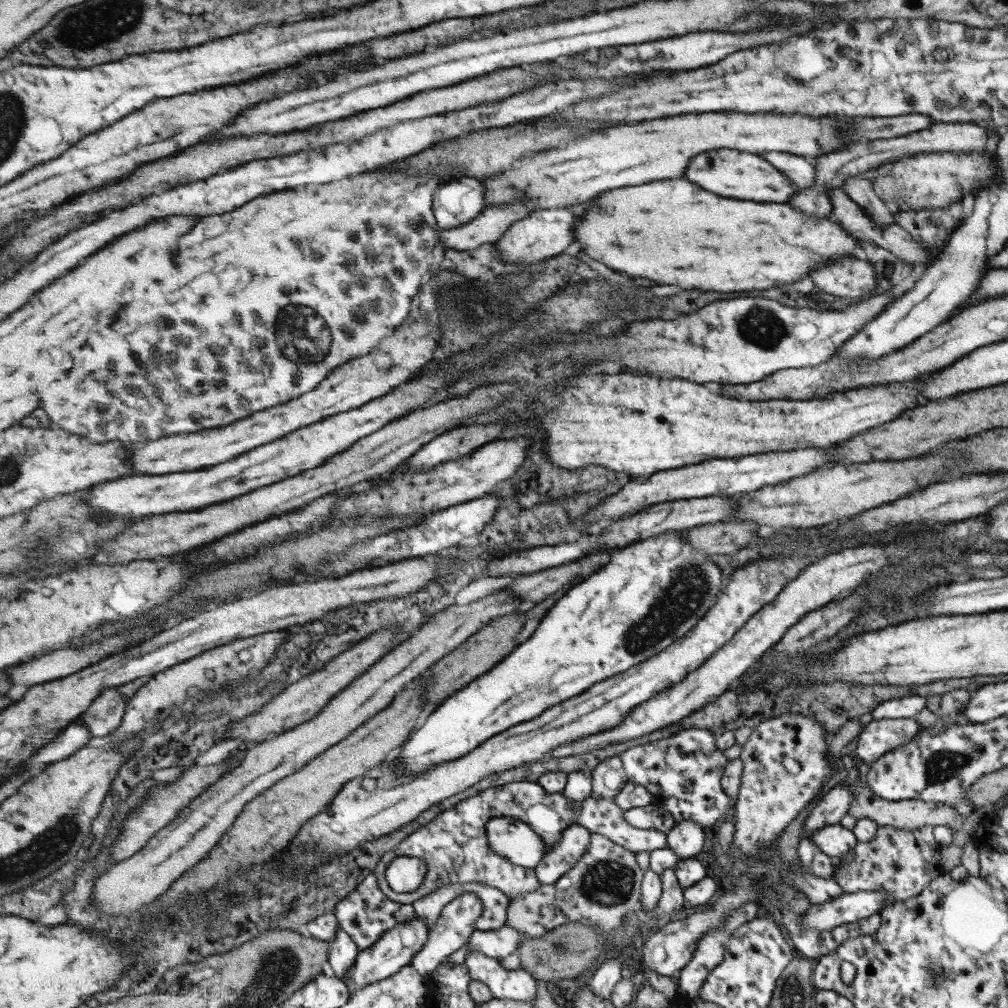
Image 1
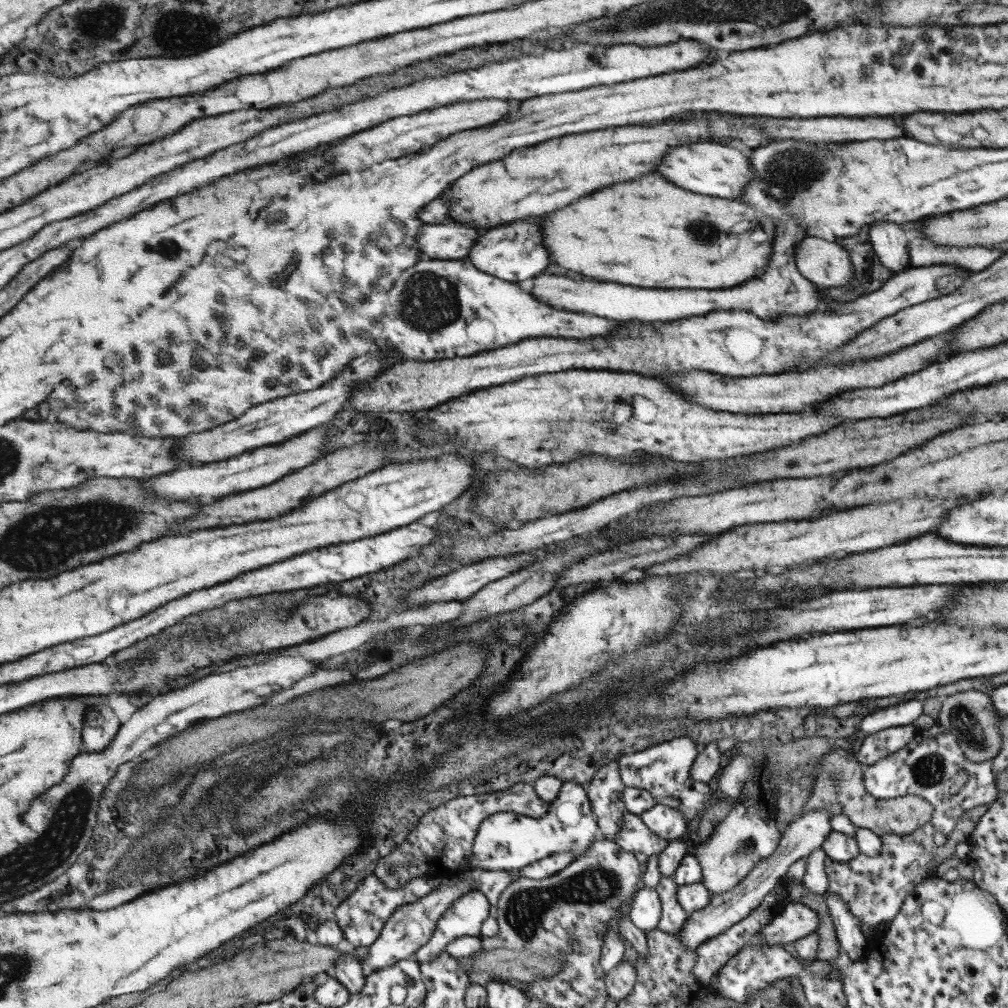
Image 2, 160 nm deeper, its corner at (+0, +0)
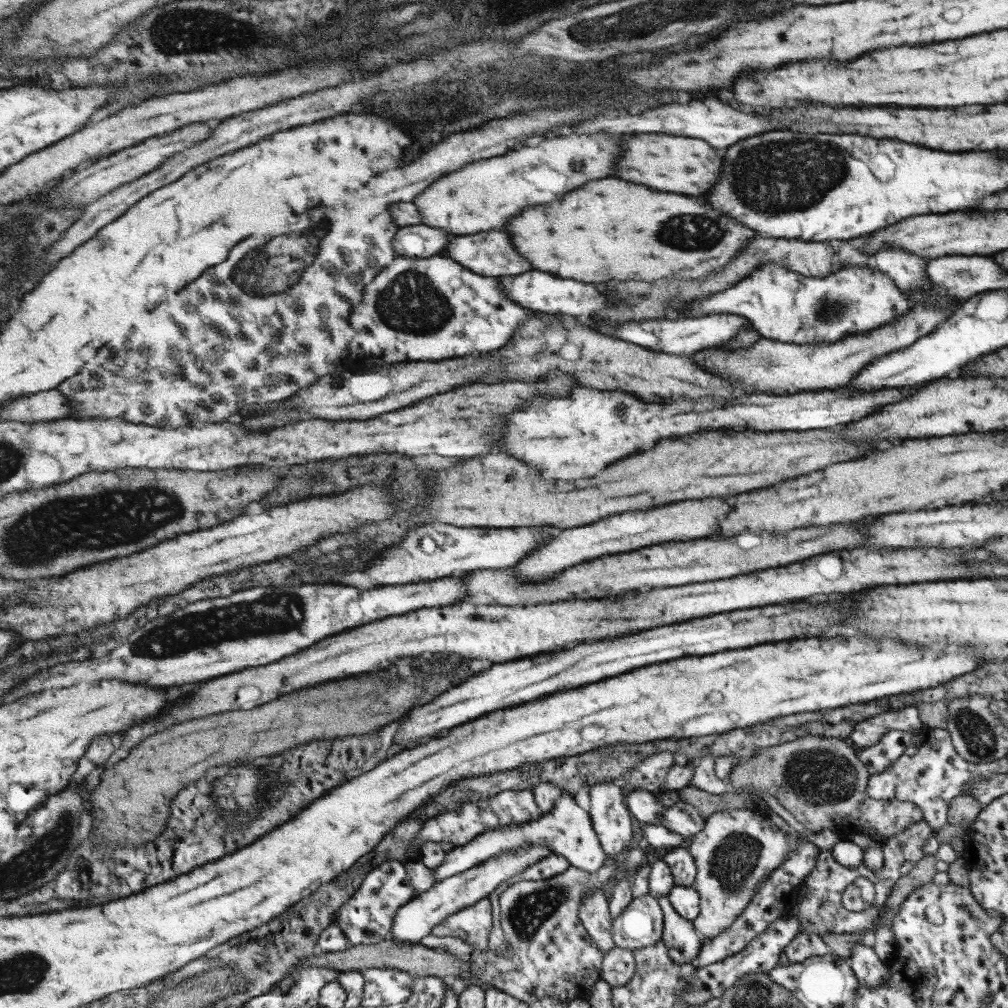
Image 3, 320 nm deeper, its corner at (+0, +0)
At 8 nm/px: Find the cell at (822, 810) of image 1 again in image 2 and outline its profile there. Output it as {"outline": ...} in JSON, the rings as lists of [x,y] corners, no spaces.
{"outline":[[[817,808],[802,814],[794,822],[791,822],[785,828],[785,832],[780,834],[777,848],[769,856],[756,862],[754,867],[731,890],[721,894],[711,894],[709,902],[703,908],[687,915],[685,924],[677,936],[686,949],[694,951],[701,941],[719,934],[745,918],[763,900],[763,897],[779,883],[790,864],[807,856],[813,849],[820,848],[827,835],[831,833],[829,822],[832,815],[828,812],[829,810],[826,808]]]}

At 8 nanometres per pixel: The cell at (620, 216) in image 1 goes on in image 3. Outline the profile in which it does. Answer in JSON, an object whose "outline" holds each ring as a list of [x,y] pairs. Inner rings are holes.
{"outline":[[[617,178],[589,182],[589,186],[573,190],[561,202],[553,202],[553,206],[533,206],[533,210],[511,222],[509,232],[513,232],[517,250],[535,270],[549,270],[561,274],[561,278],[581,278],[581,282],[593,284],[607,280],[701,278],[725,266],[737,254],[741,242],[745,244],[755,236],[753,230],[745,230],[745,226],[721,216],[701,200],[655,192]],[[669,222],[683,226],[659,226]],[[513,224],[521,232],[513,232]]]}

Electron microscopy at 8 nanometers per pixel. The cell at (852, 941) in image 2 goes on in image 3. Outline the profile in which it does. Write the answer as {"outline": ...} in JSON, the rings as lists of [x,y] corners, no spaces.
{"outline":[[[858,942],[852,946],[852,953],[847,962],[856,981],[863,986],[874,989],[878,982],[888,976],[890,978],[890,970],[887,970],[885,963],[880,962],[874,950]]]}

